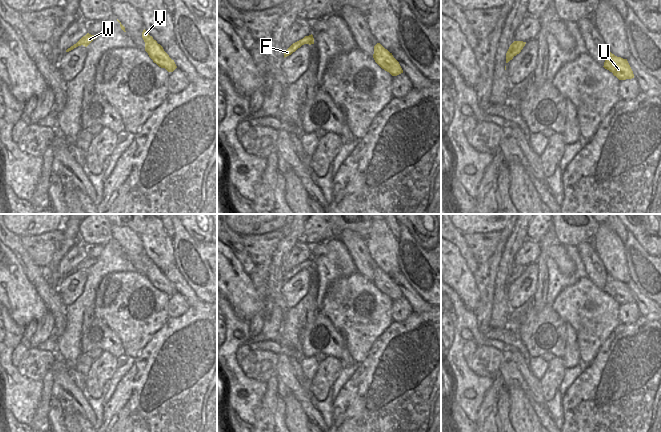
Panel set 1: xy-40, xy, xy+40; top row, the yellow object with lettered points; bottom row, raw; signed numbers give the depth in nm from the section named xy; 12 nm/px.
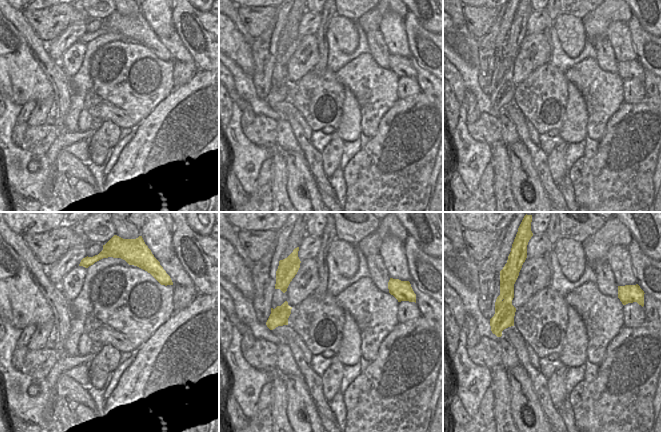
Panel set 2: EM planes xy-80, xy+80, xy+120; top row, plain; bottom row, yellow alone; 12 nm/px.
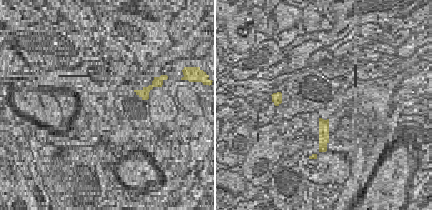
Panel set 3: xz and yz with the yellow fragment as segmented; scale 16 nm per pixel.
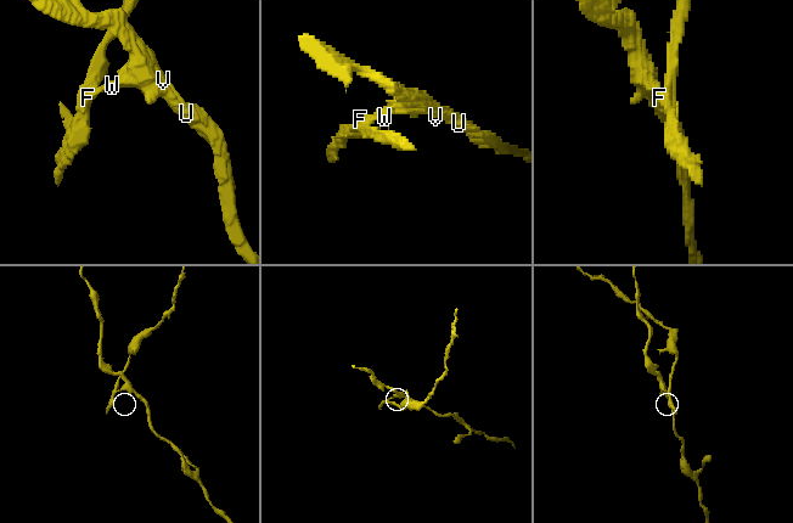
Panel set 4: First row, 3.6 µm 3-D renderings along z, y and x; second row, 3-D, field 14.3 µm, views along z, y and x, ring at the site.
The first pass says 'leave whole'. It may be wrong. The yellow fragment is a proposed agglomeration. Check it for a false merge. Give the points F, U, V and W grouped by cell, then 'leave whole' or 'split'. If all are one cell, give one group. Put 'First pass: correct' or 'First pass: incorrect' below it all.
groups F / U V W; split
First pass: incorrect

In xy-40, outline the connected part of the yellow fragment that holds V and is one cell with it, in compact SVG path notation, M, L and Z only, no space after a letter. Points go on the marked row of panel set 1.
M145 29L142 32L142 38L145 42L145 51L154 63L161 68L165 68L168 72L173 72L177 68L174 60L169 57L163 47Z

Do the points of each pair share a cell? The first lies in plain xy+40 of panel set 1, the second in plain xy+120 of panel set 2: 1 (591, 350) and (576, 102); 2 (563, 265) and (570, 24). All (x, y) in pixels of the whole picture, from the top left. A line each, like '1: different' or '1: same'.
1: different
2: same

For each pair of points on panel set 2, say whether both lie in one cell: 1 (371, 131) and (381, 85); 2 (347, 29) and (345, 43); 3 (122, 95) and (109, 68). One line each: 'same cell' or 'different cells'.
1: same cell
2: same cell
3: same cell

